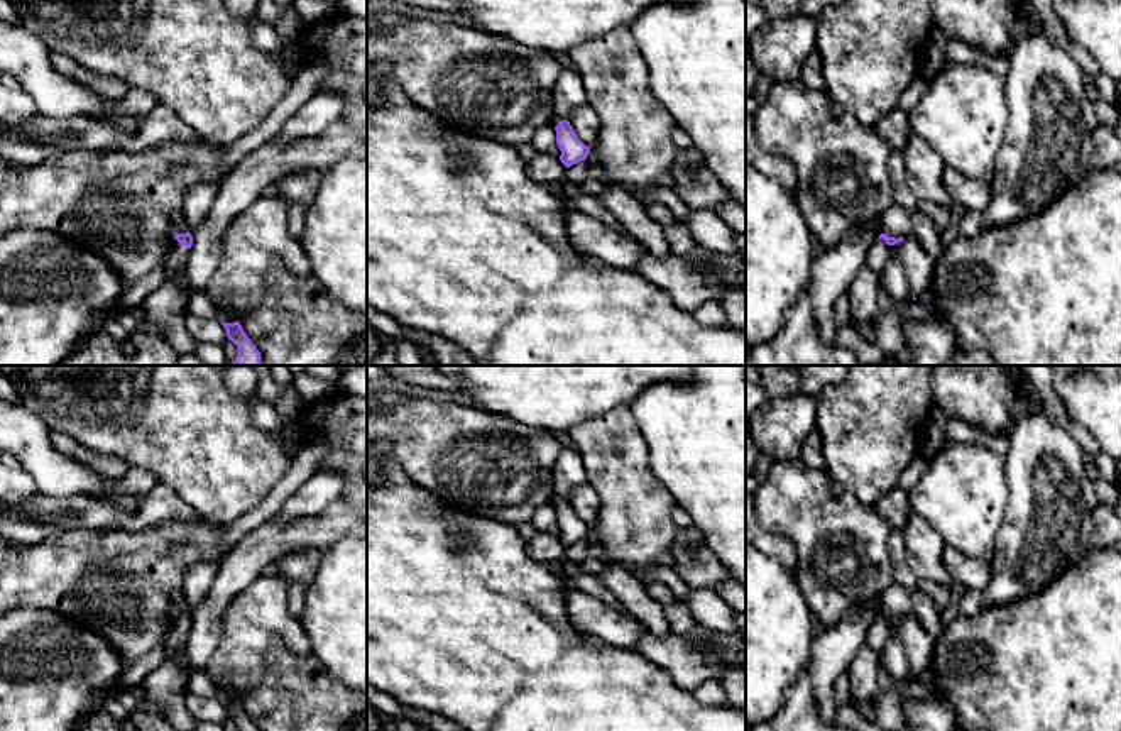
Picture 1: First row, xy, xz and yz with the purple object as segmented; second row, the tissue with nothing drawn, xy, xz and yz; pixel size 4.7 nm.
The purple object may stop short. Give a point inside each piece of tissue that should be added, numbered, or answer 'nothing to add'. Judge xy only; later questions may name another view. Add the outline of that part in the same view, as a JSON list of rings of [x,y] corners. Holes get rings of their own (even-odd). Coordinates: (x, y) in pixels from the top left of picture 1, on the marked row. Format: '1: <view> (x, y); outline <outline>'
1: xy (178, 252); outline [[[174,239],[166,267],[167,278],[186,261],[188,254],[189,249]]]

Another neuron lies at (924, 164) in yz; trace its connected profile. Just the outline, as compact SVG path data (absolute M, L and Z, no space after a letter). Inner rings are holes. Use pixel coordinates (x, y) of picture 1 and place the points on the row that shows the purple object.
M911 130L903 156L906 183L915 198L933 201L950 210L955 201L943 186L945 164L942 156Z

